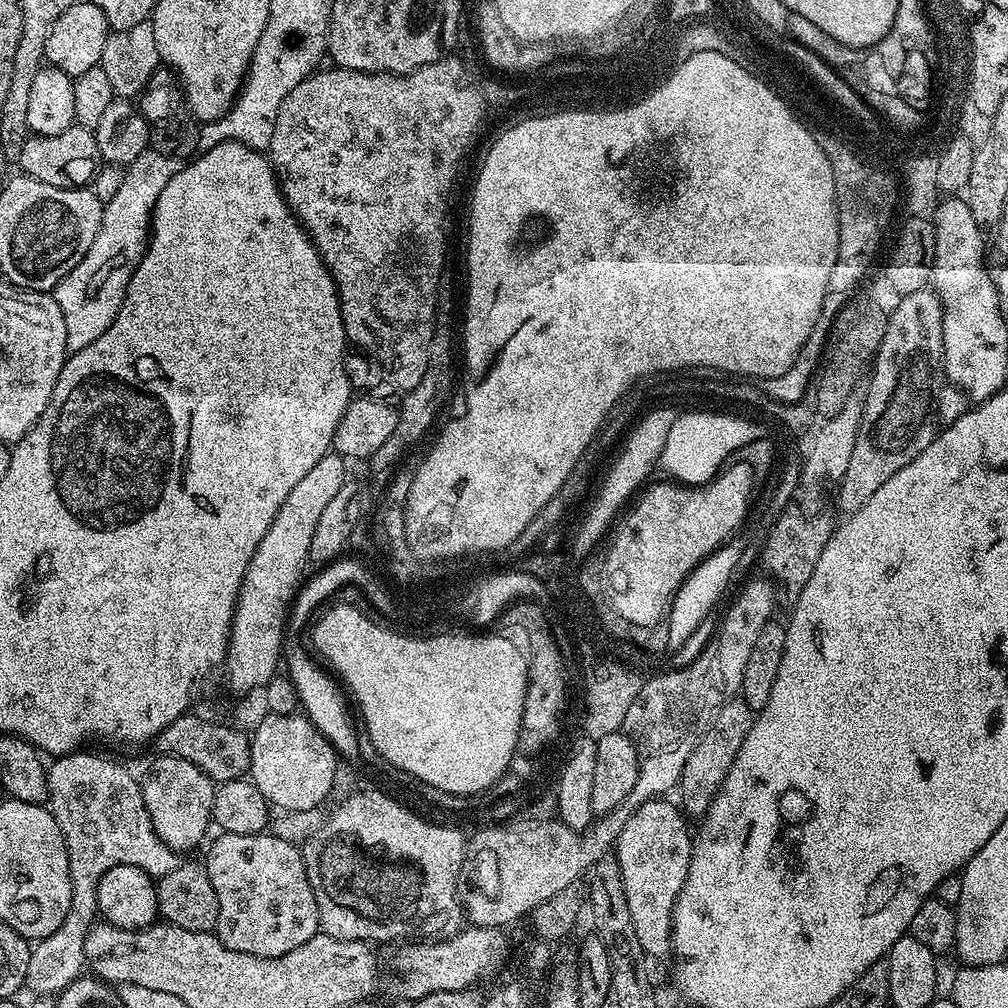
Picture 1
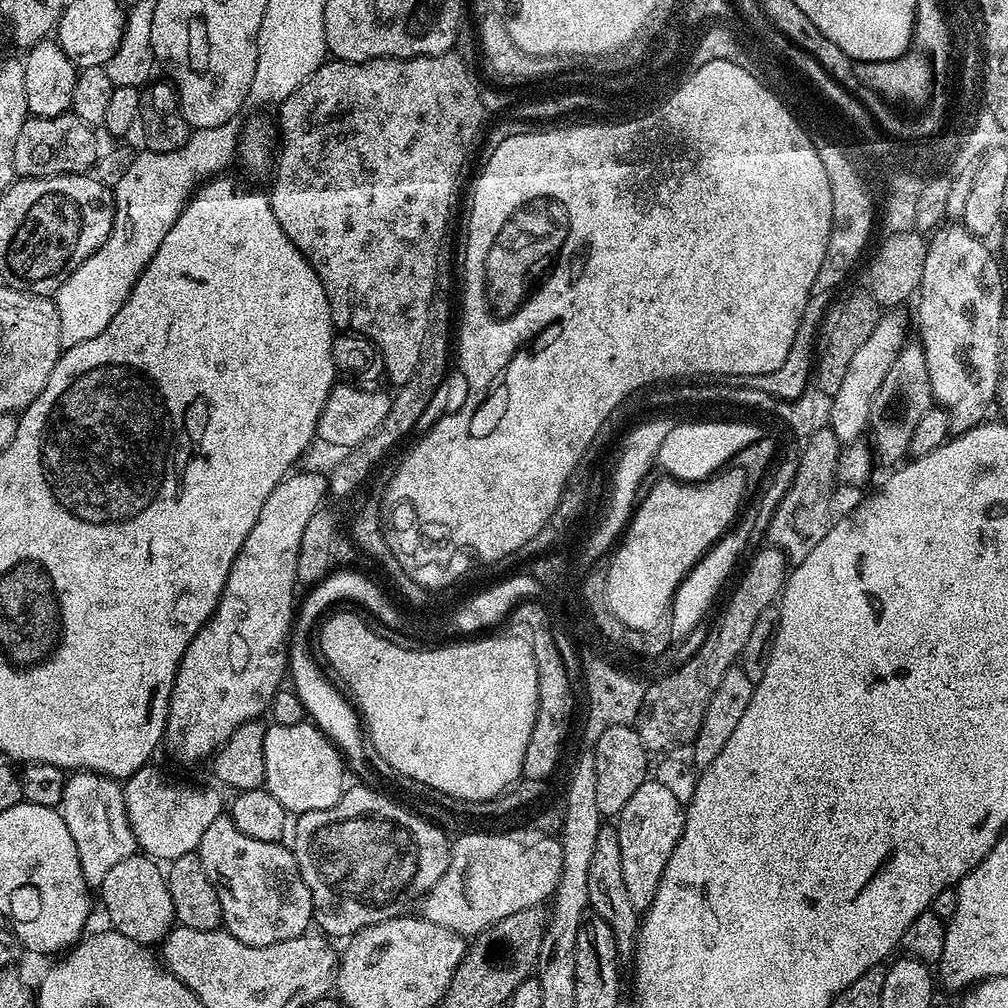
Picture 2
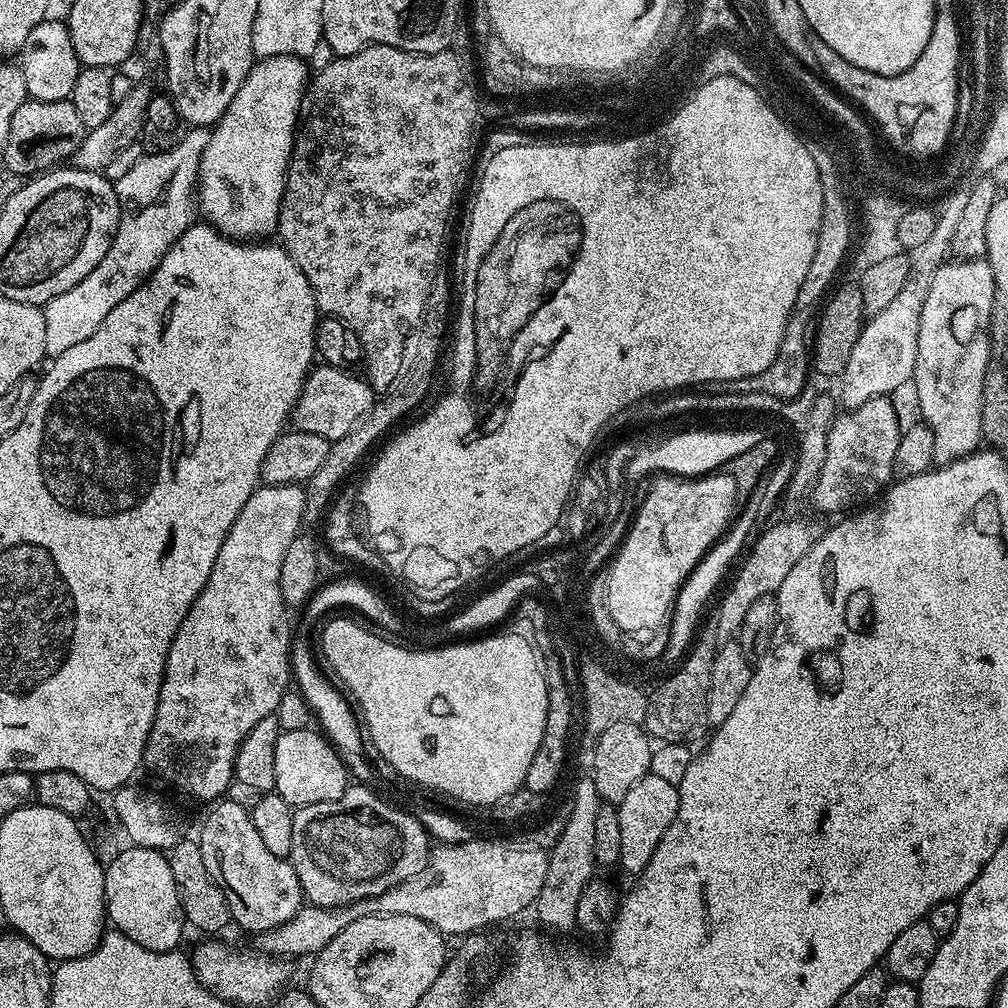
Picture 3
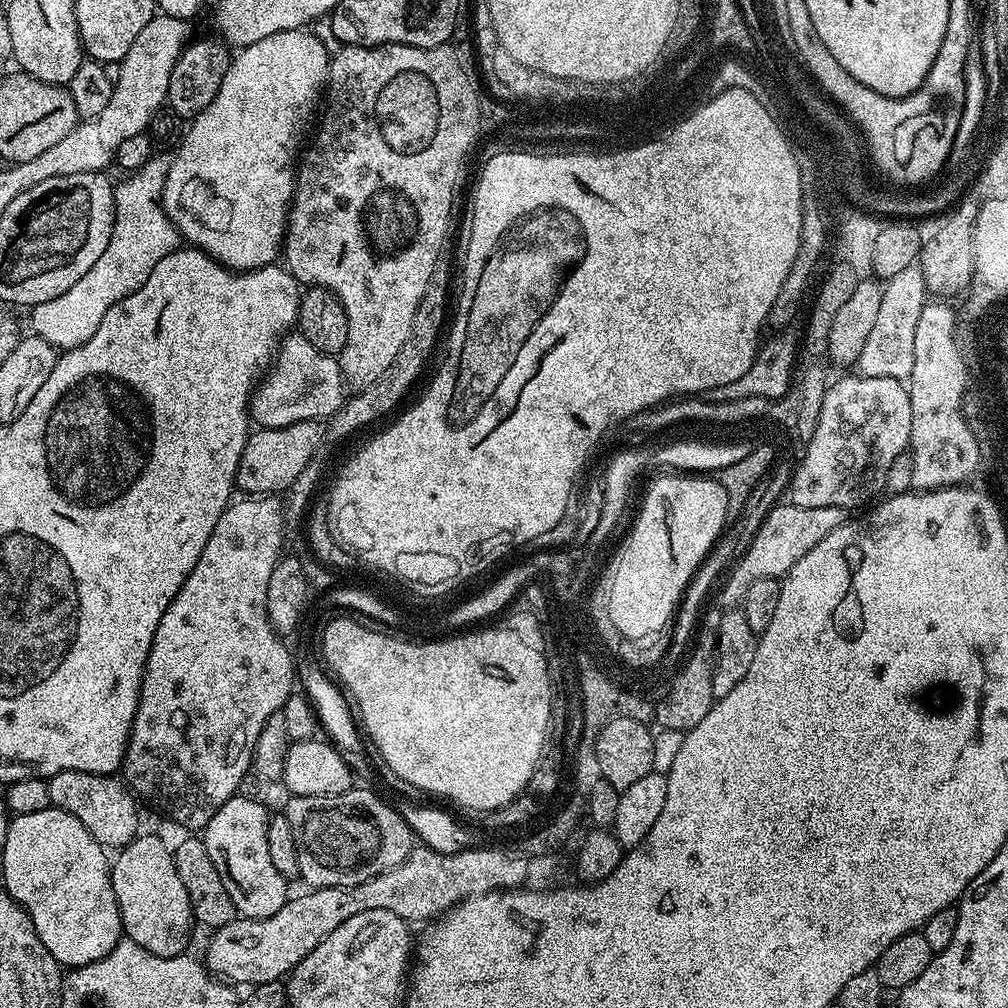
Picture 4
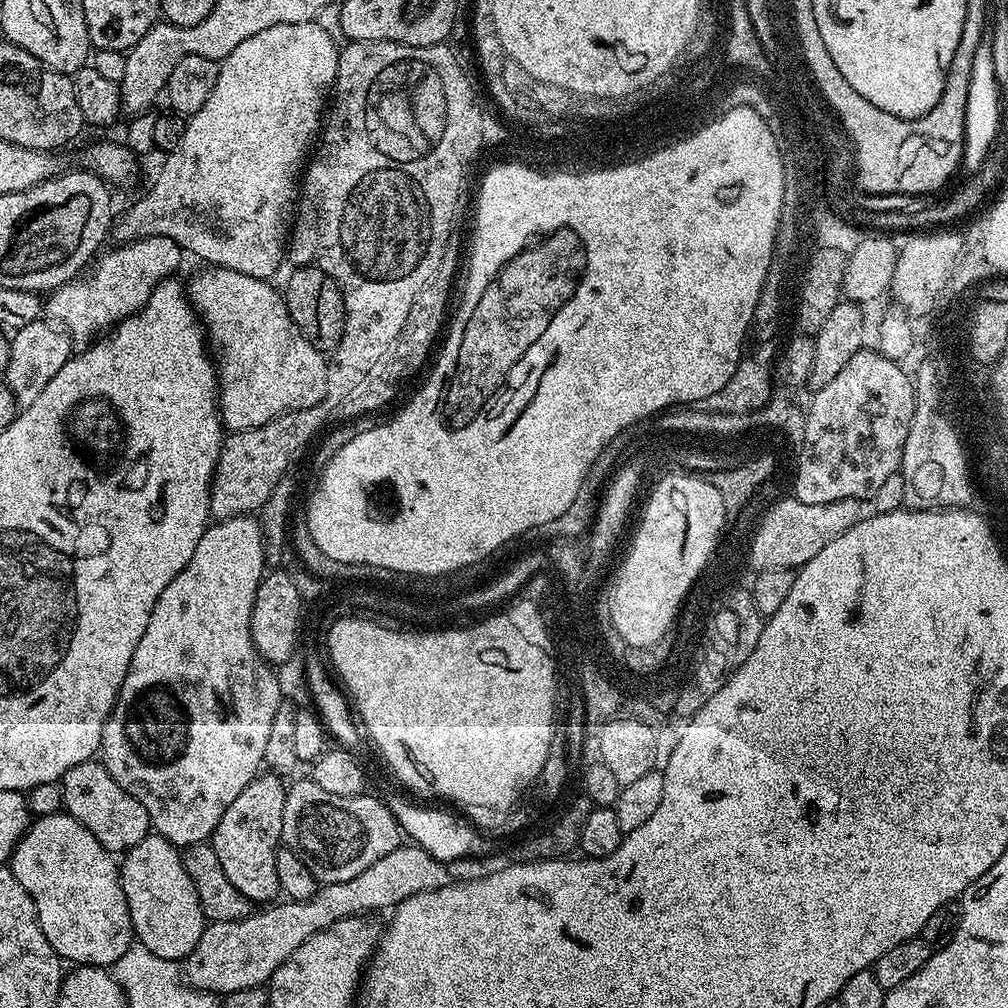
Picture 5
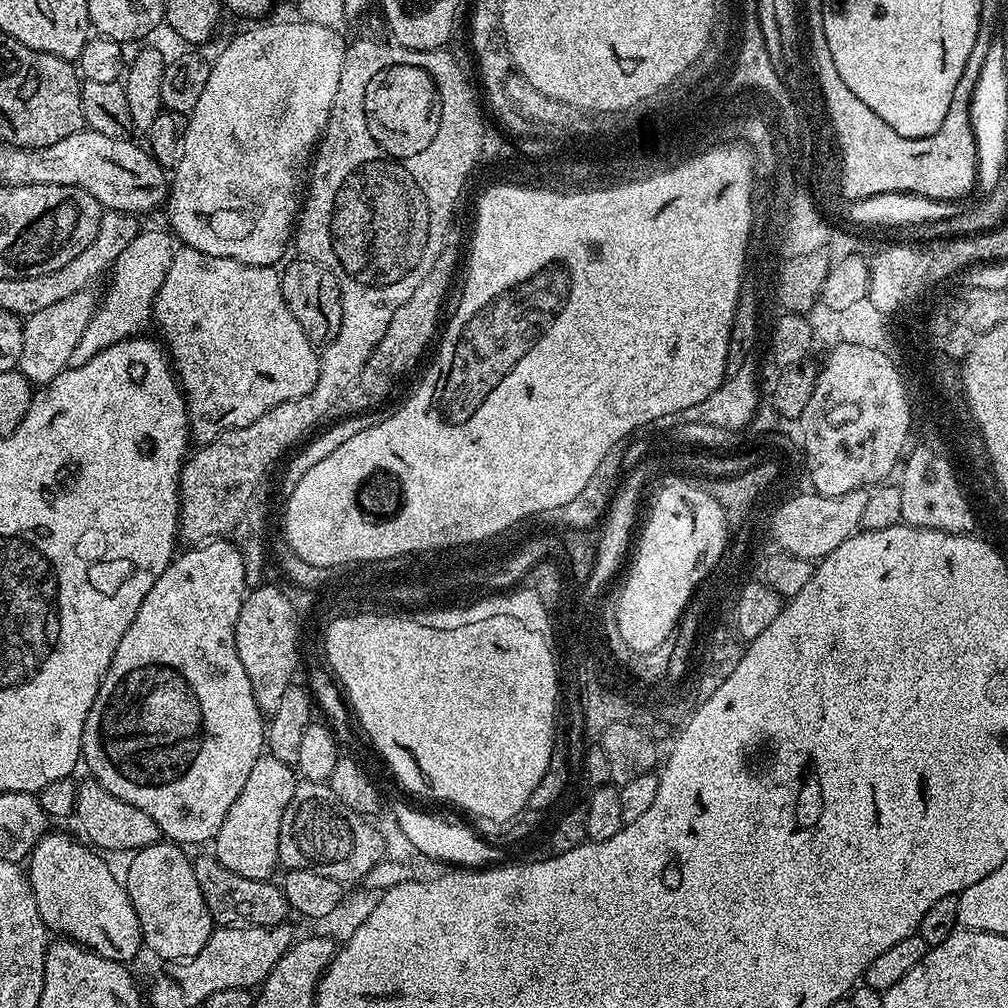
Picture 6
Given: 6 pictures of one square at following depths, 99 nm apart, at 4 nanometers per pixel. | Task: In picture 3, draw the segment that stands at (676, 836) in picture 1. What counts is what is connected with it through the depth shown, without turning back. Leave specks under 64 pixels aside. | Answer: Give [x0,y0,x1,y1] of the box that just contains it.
[618,775,680,874]

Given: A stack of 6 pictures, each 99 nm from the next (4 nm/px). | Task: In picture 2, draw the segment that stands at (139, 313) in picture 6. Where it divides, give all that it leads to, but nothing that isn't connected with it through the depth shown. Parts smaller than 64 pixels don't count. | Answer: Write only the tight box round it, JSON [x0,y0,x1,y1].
[54,122,242,349]

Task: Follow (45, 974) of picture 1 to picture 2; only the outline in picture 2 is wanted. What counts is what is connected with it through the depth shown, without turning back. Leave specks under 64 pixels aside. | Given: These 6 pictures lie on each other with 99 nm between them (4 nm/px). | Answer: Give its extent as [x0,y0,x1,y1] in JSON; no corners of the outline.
[58,771,137,889]

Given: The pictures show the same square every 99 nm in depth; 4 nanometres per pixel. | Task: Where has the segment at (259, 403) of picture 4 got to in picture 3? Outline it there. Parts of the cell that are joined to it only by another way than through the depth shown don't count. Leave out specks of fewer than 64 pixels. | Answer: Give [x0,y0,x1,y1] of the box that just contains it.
[294,363,374,441]

